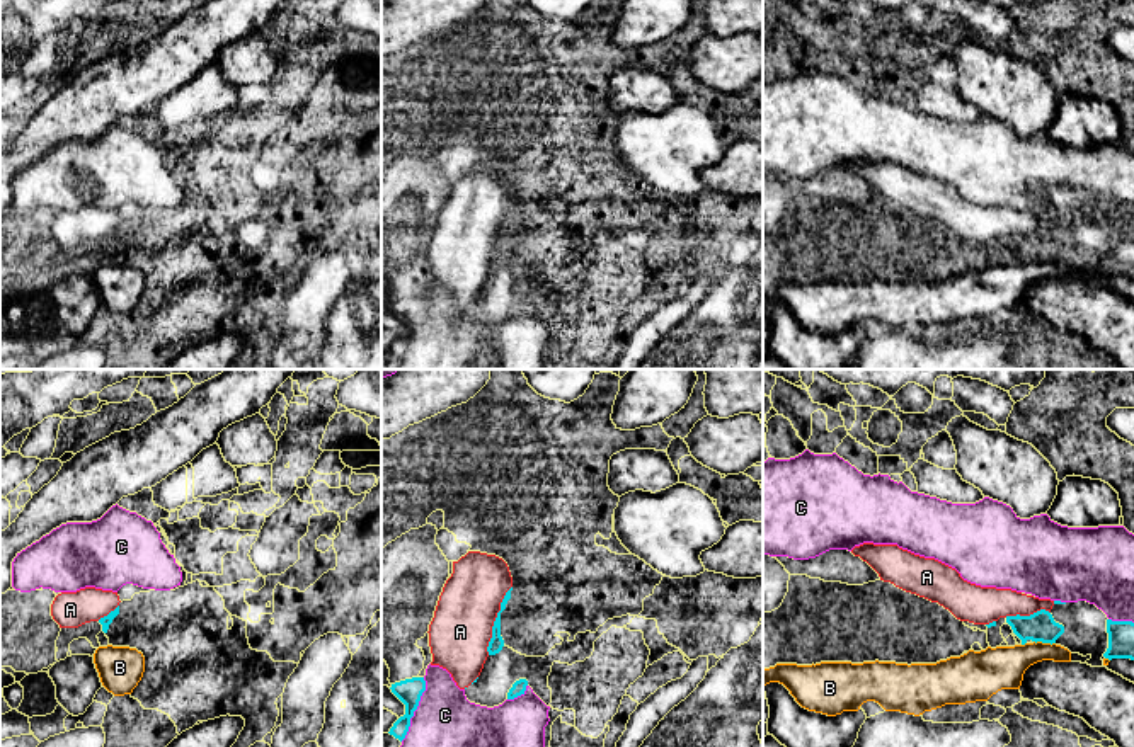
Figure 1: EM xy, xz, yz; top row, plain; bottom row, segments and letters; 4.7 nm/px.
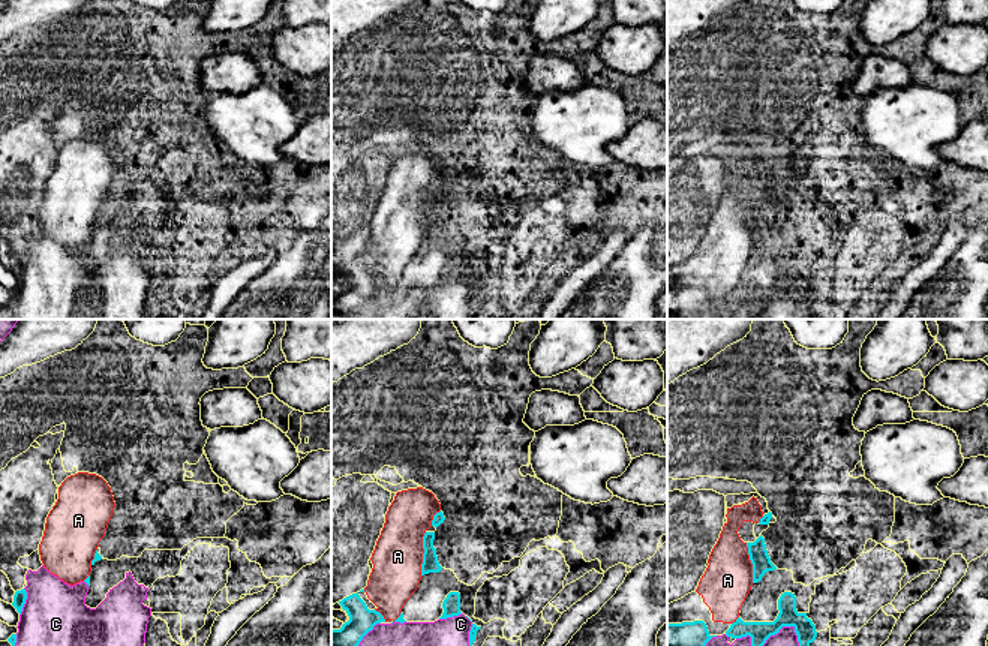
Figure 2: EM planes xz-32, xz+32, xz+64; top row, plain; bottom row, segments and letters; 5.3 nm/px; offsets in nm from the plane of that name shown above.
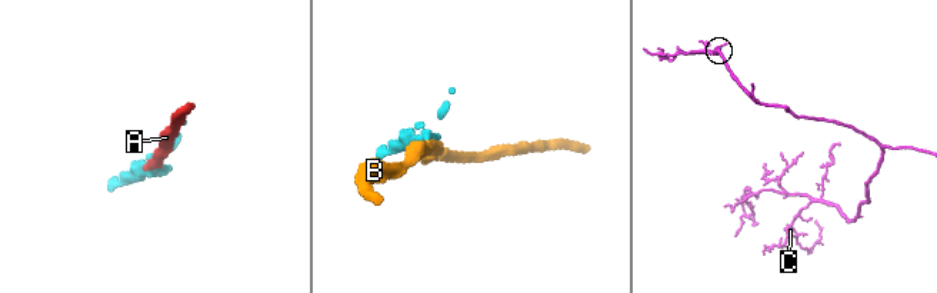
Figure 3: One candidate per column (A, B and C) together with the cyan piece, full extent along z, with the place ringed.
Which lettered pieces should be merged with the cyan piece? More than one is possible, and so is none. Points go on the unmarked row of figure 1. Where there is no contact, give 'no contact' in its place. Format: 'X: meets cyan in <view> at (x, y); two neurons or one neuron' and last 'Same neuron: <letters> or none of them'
A: meets cyan in xz at (496, 239); one neuron
B: meets cyan in yz at (1044, 261); two neurons
C: meets cyan in xz at (416, 327); two neurons
Same neuron: A

